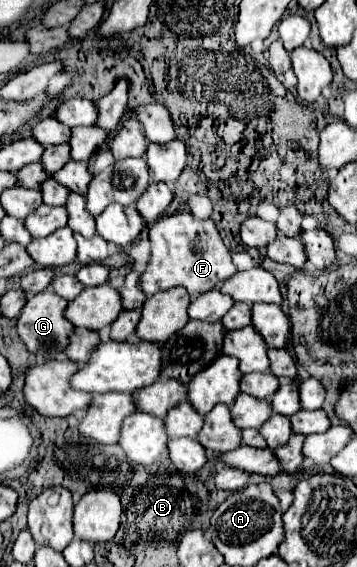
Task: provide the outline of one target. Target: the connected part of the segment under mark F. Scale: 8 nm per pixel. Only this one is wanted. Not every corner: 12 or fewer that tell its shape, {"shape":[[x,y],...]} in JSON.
{"shape":[[187,211],[151,227],[147,297],[205,293],[237,273],[211,219]]}

